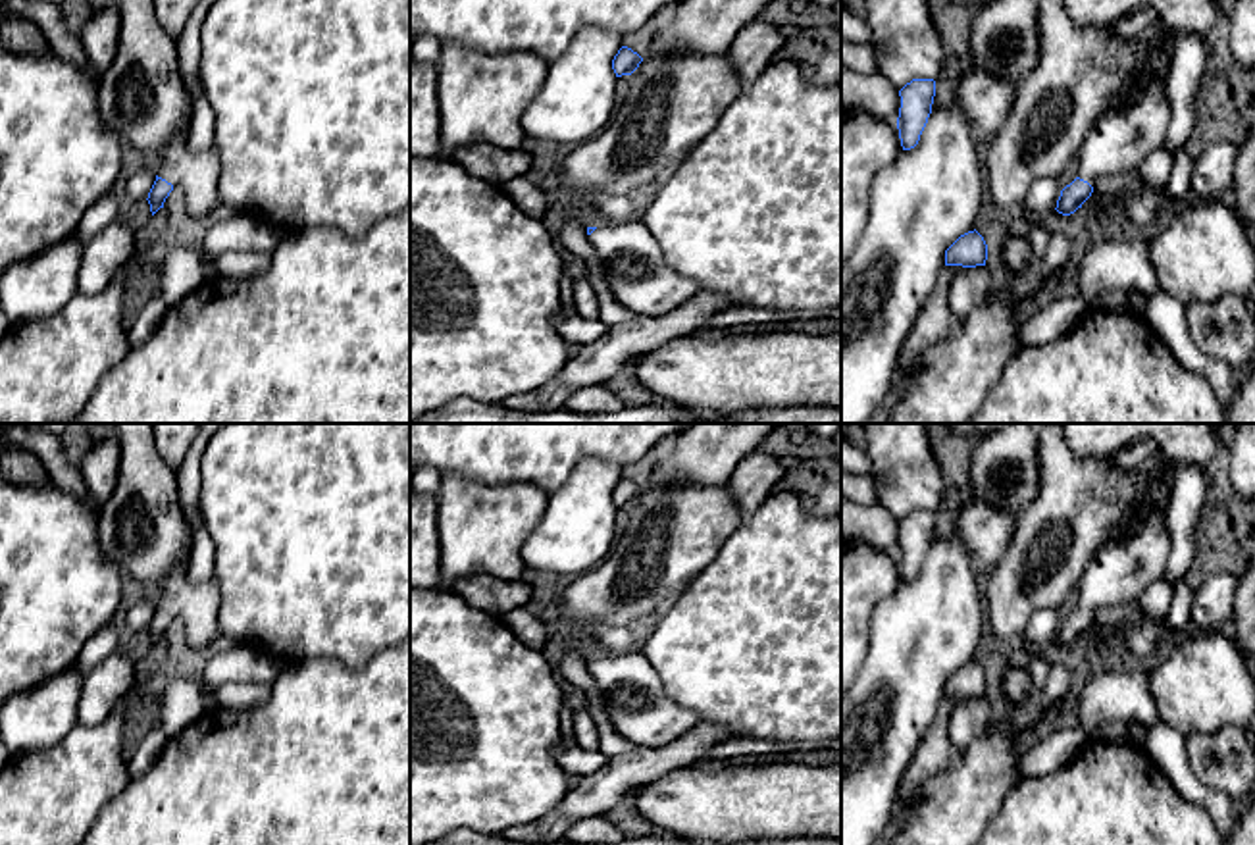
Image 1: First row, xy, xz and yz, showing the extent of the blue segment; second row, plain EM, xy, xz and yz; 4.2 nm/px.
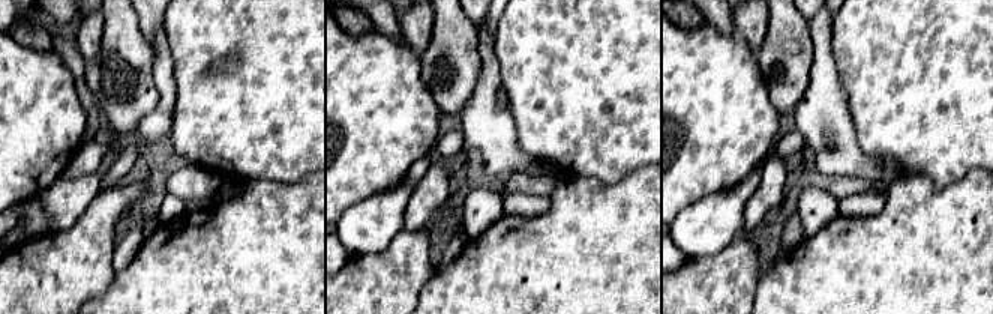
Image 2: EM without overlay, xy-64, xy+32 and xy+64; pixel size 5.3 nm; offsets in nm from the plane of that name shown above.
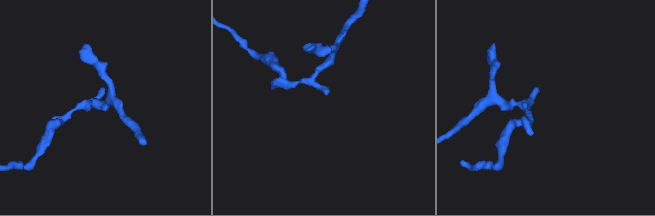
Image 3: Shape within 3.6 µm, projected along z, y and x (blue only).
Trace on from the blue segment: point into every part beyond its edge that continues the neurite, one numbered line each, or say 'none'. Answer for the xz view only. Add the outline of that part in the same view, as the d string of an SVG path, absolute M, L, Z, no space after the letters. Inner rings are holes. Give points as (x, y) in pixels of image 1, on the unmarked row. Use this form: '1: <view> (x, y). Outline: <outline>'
1: xz (638, 705). Outline: M641 651L606 654L589 666L614 730L635 747L660 749L701 724L678 706Z

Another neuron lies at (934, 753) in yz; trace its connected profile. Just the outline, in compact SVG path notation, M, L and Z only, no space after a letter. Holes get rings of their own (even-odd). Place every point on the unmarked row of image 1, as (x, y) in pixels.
M962 697L941 699L930 730L922 737L909 768L901 778L895 810L901 810L928 778L935 776L951 764L955 753L949 739L949 720L960 701Z

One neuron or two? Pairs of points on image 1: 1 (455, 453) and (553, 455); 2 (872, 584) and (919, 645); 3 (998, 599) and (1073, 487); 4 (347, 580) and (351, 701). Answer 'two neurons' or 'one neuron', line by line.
1: one neuron
2: two neurons
3: one neuron
4: two neurons

